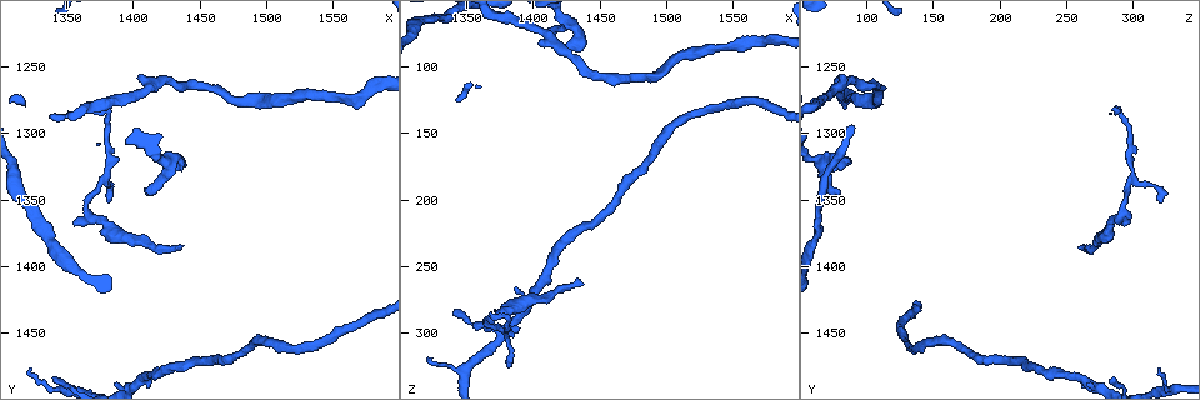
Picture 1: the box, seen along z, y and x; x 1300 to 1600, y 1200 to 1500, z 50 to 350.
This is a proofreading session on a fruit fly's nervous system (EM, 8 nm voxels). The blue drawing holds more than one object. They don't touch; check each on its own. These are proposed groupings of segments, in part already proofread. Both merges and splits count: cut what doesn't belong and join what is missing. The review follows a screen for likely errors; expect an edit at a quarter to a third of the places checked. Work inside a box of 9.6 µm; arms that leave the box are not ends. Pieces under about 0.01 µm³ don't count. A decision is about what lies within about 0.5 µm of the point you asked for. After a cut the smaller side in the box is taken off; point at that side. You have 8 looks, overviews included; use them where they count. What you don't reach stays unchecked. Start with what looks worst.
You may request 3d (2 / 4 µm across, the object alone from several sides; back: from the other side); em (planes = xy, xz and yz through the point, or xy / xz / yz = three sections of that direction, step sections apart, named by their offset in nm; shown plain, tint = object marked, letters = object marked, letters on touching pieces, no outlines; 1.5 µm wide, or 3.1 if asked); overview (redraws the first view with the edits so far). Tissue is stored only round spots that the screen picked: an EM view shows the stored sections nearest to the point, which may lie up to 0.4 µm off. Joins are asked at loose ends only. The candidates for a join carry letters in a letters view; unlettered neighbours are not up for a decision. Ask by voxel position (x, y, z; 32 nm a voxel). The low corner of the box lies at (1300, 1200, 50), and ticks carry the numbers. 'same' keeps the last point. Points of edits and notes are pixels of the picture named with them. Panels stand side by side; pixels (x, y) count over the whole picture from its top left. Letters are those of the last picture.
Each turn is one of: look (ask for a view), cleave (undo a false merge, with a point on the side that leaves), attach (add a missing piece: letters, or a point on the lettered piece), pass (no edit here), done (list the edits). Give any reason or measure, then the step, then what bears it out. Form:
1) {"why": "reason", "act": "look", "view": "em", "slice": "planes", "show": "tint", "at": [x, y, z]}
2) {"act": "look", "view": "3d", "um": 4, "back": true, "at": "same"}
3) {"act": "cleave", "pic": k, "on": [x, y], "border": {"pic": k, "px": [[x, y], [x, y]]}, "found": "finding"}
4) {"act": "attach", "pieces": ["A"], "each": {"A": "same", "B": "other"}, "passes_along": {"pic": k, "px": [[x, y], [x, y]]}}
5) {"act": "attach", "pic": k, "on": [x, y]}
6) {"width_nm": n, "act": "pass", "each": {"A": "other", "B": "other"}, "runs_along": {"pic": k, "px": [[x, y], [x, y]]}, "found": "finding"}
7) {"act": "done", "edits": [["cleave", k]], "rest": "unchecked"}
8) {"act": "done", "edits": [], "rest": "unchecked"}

{"why": "branch stops here", "act": "look", "view": "em", "slice": "yz", "step": 8, "show": "letters", "at": [1358, 1370, 296]}

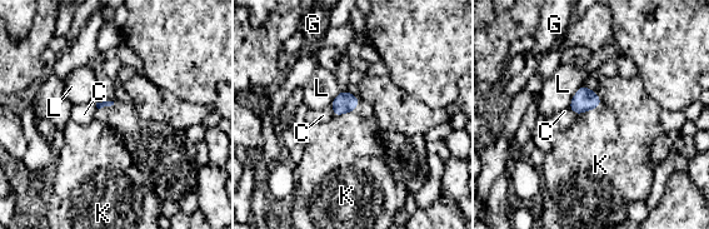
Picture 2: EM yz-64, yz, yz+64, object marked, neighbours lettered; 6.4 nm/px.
{"longest_contact_nm": ["L", 190], "act": "pass", "each": {"C": "other", "G": "other", "K": "other", "L": "other"}, "border": {"pic": 2, "px": [[597, 109], [587, 109], [577, 117]]}, "found": "none of them fits"}

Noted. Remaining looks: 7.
{"why": "sudden change in width", "act": "look", "view": "3d", "um": 2, "at": [1408, 1382, 274]}

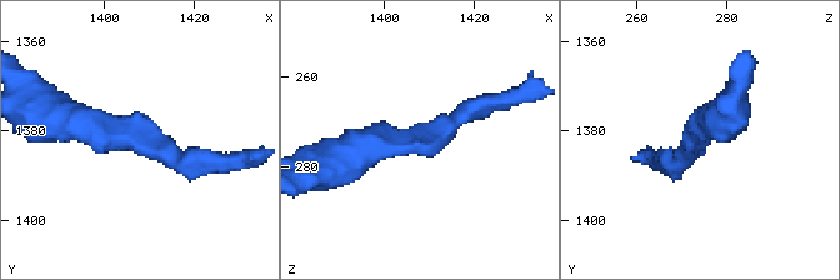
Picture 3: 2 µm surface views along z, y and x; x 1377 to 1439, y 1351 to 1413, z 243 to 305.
{"why": "shape alone is not enough", "act": "look", "view": "em", "slice": "planes", "show": "letters", "at": [1408, 1381, 275]}

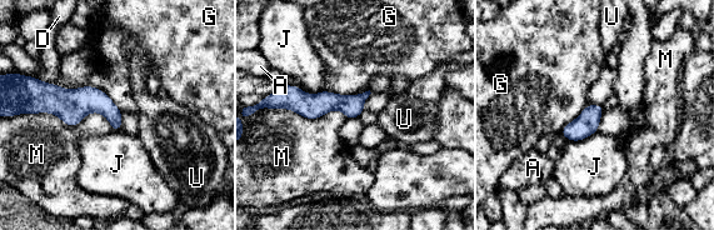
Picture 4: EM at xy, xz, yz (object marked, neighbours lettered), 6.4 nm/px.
{"width_nm": 130, "act": "pass", "each": {"A": "other", "D": "other", "G": "other", "J": "other", "M": "other", "U": "other"}, "border": {"pic": 4, "px": [[6, 118], [100, 113], [113, 130]]}, "found": "continuous, no second neuron"}

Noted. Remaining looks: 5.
{"why": "thin end", "act": "look", "view": "em", "slice": "planes", "show": "plain", "at": [1322, 1476, 318]}

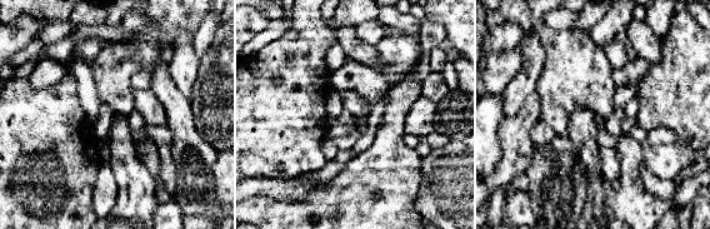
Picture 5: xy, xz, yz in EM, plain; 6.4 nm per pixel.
{"why": "what lies round it", "act": "look", "view": "em", "slice": "planes", "show": "letters", "at": "same"}

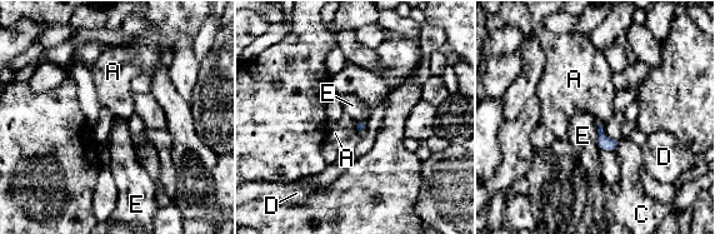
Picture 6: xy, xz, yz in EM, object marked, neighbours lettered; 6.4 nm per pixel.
{"act": "pass", "each": {"A": "other", "C": "other", "D": "other", "E": "other"}, "border": {"pic": 6, "px": [[596, 129], [598, 145], [600, 148]]}, "found": "no lettered piece goes on from it"}

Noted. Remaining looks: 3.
{"act": "done", "edits": [], "rest": "unchecked"}

